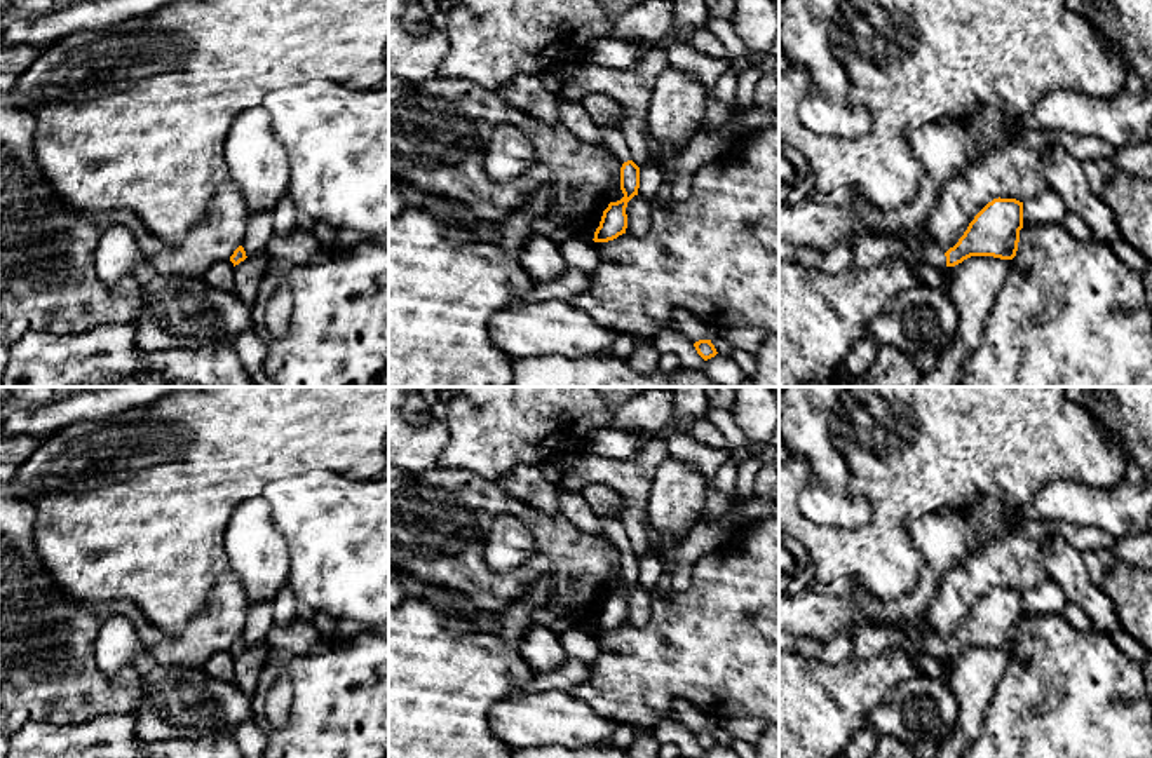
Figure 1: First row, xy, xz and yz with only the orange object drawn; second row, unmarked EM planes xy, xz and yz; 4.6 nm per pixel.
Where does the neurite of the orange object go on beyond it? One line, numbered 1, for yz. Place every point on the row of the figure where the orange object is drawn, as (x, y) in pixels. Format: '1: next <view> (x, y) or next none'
1: next yz (917, 241)

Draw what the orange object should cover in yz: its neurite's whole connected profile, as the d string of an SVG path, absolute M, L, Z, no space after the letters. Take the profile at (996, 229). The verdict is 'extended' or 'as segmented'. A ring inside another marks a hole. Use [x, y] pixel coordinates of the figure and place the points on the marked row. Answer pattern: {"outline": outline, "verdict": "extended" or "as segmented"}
{"outline": "M993 199L969 223L959 242L943 253L925 233L905 232L891 235L922 256L934 268L955 267L971 256L1013 260L1023 228L1023 202Z", "verdict": "extended"}

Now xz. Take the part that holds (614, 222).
{"outline": "M620 125L600 127L603 146L610 150L620 162L620 190L624 197L617 202L610 202L603 211L600 227L594 232L594 242L608 242L626 233L627 228L627 202L638 195L640 188L640 167L631 160L629 148L626 145Z", "verdict": "extended"}

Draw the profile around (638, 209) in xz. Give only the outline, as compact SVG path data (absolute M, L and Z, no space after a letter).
M634 195L626 207L627 228L626 232L641 237L650 228L650 202L641 195Z

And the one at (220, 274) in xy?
M221 260L213 263L206 274L204 281L218 289L234 291L235 267L230 260Z

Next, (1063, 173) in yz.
M1046 145L1040 162L1046 185L1058 193L1068 213L1084 220L1094 240L1112 246L1122 239L1112 211L1091 192L1082 162L1060 145Z

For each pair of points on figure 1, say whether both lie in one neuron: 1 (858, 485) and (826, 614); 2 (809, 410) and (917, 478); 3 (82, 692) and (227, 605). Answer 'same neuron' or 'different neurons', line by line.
1: different neurons
2: different neurons
3: same neuron

